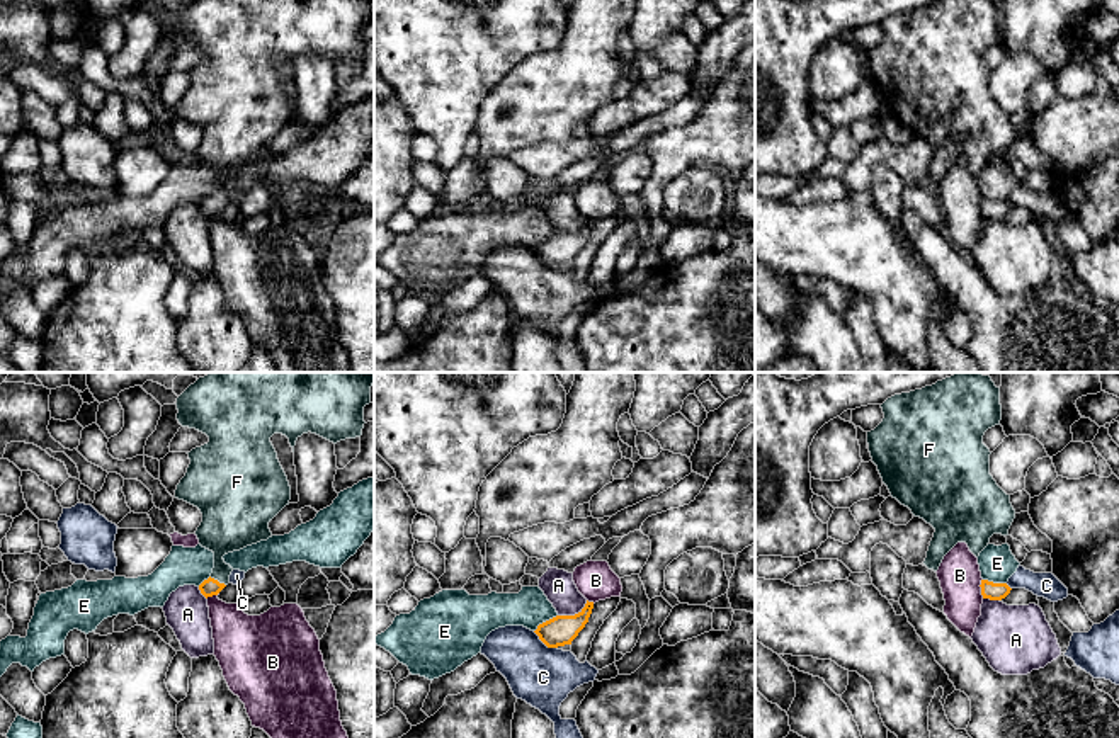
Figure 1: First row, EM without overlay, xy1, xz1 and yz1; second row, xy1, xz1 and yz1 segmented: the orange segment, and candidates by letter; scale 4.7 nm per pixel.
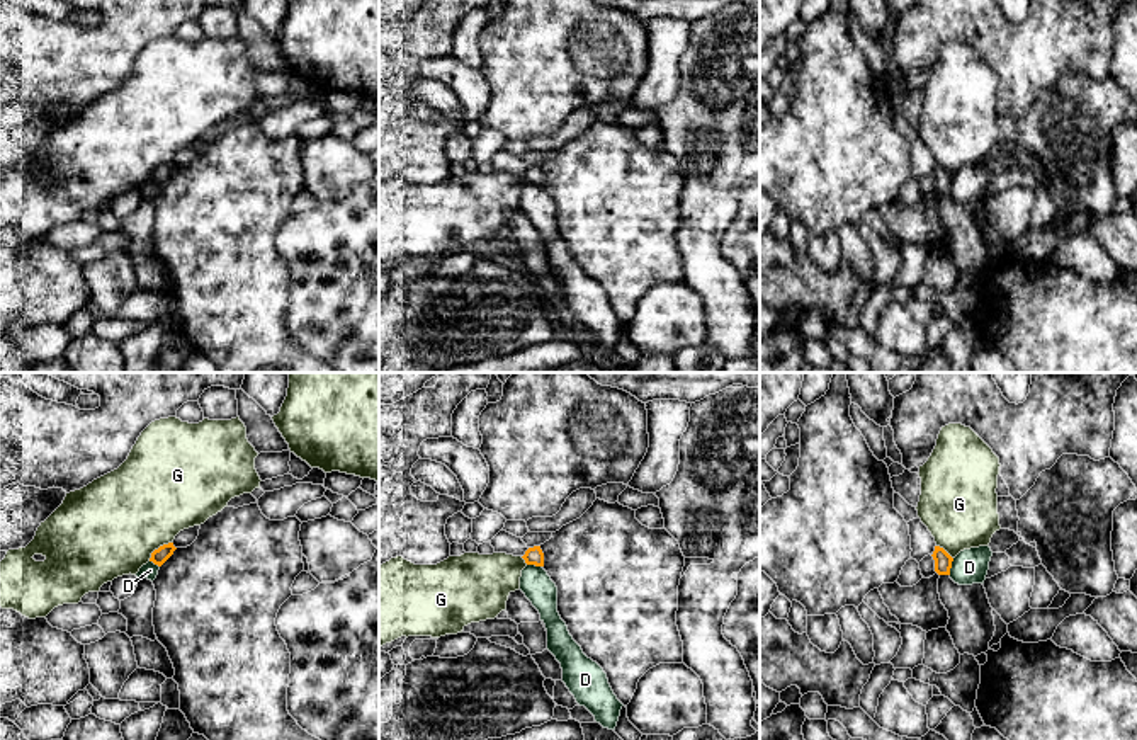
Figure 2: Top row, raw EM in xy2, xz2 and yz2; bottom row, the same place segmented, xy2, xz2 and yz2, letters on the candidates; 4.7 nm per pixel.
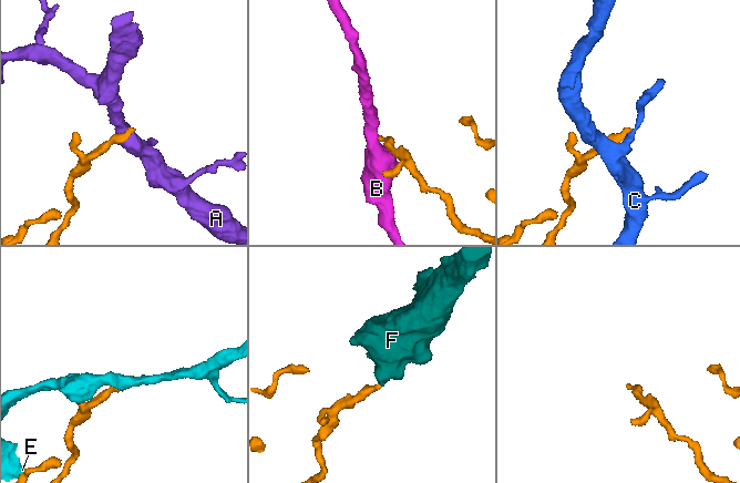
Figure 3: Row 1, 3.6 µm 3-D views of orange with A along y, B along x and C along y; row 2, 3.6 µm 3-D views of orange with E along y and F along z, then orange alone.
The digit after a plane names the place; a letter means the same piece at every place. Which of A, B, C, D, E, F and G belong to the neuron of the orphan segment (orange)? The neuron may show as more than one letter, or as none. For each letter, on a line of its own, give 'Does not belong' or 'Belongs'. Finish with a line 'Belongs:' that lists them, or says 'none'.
A: Does not belong
B: Does not belong
C: Does not belong
D: Does not belong
E: Does not belong
F: Belongs
G: Does not belong
Belongs: F

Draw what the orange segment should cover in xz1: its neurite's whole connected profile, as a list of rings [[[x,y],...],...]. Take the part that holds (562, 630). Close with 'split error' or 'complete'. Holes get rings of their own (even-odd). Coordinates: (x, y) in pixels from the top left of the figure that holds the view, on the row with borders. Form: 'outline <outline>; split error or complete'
outline [[[587,600],[585,607],[578,614],[575,614],[575,616],[556,616],[553,619],[539,624],[534,633],[539,636],[539,639],[548,648],[558,648],[558,646],[571,644],[571,641],[578,636],[578,633],[588,622],[592,609],[594,609],[594,602]]]; complete

